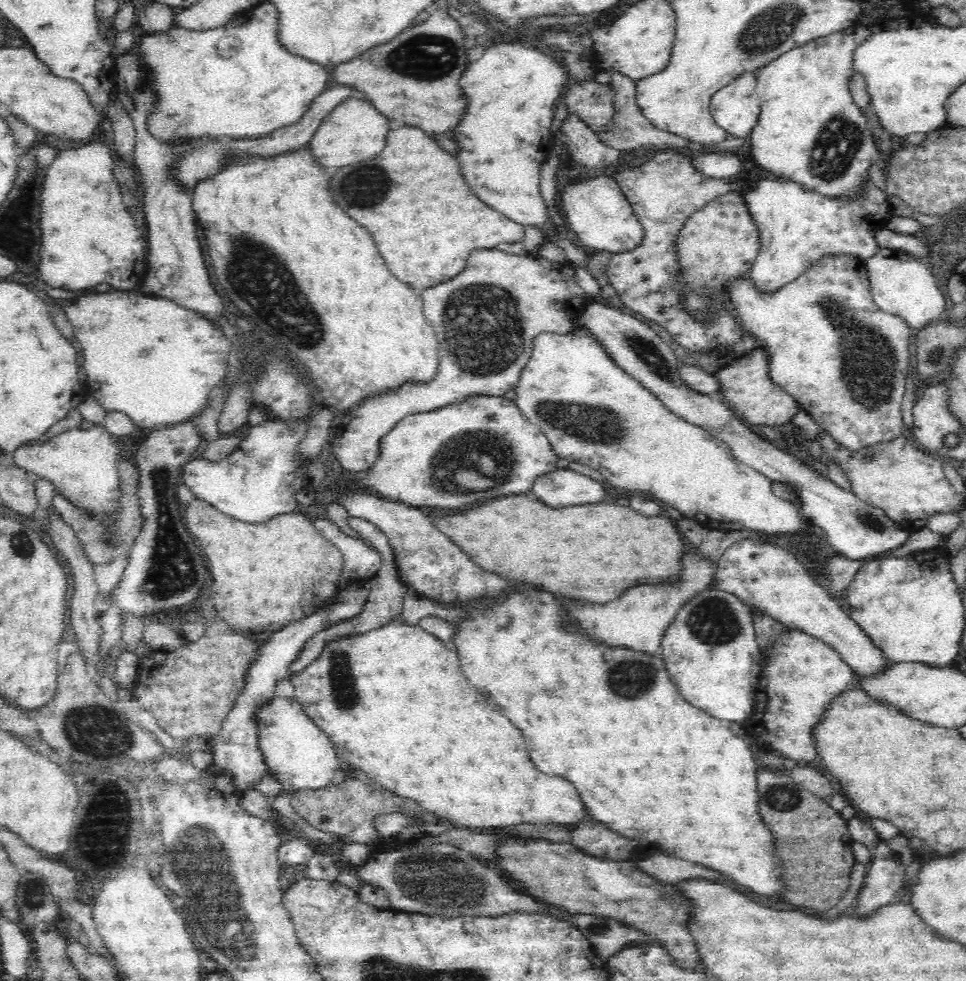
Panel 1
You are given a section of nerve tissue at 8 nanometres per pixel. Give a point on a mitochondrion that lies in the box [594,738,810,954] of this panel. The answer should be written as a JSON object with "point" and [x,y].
{"point":[781,798]}

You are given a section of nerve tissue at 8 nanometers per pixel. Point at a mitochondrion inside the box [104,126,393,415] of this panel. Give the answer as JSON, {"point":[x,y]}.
{"point":[259,281]}

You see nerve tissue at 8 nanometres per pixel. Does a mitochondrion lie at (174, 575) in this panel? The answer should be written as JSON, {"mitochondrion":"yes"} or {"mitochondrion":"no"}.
{"mitochondrion":"yes"}

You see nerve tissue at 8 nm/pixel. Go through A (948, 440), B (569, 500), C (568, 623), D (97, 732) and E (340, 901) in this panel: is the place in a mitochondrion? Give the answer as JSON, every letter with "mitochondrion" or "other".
{"A":"mitochondrion","B":"other","C":"other","D":"mitochondrion","E":"other"}

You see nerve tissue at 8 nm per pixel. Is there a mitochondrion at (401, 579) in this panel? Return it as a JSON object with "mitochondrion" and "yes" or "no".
{"mitochondrion":"no"}

